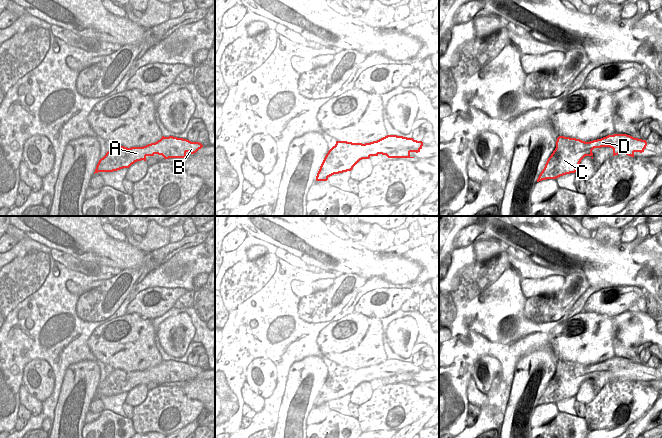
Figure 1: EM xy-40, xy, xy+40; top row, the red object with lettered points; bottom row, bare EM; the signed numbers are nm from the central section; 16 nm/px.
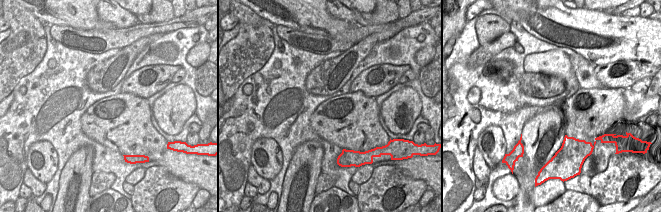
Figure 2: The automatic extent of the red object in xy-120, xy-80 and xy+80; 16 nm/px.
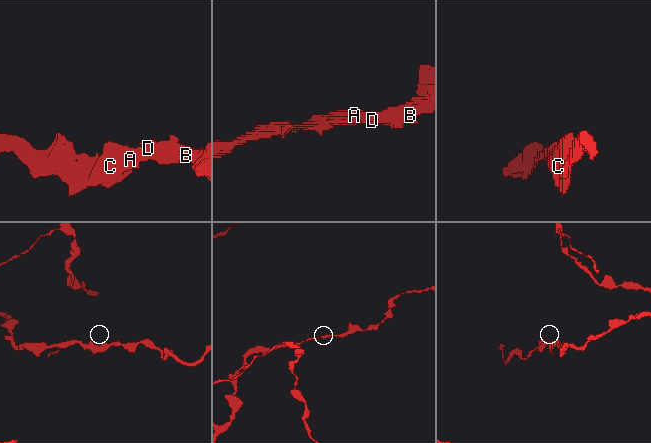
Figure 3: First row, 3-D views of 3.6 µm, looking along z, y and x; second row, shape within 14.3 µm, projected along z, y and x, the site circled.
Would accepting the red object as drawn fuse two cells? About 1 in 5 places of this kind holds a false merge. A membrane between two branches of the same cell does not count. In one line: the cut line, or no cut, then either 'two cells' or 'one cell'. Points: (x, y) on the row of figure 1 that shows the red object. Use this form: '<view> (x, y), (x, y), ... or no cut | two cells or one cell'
no cut | one cell

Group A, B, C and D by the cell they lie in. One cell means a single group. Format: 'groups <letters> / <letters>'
groups A B C D

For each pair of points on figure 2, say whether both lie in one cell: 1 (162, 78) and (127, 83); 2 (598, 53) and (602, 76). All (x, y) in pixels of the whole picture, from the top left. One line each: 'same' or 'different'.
1: same
2: different

